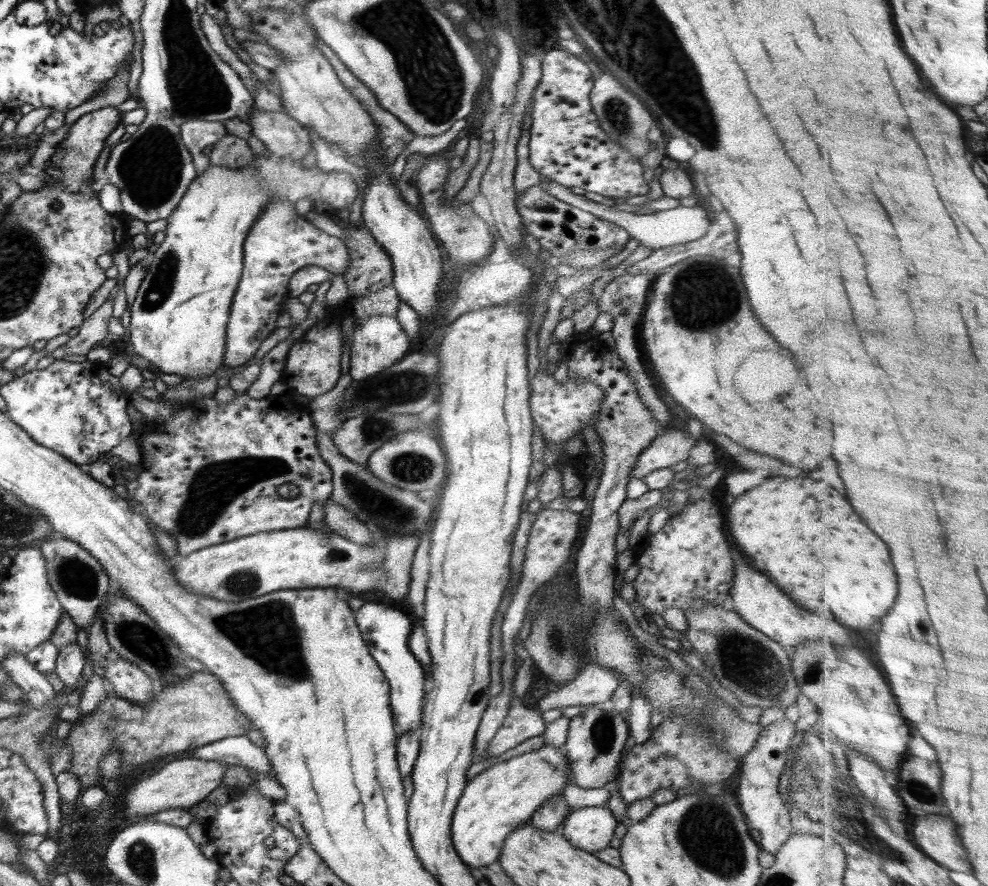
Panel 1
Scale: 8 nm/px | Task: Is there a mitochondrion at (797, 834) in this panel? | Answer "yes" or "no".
no

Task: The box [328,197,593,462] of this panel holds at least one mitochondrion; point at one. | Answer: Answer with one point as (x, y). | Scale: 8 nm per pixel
(412, 385)

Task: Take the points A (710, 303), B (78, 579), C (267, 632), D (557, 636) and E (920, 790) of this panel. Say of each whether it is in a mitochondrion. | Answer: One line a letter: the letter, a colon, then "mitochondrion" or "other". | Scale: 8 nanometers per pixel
A: mitochondrion
B: mitochondrion
C: mitochondrion
D: mitochondrion
E: mitochondrion

